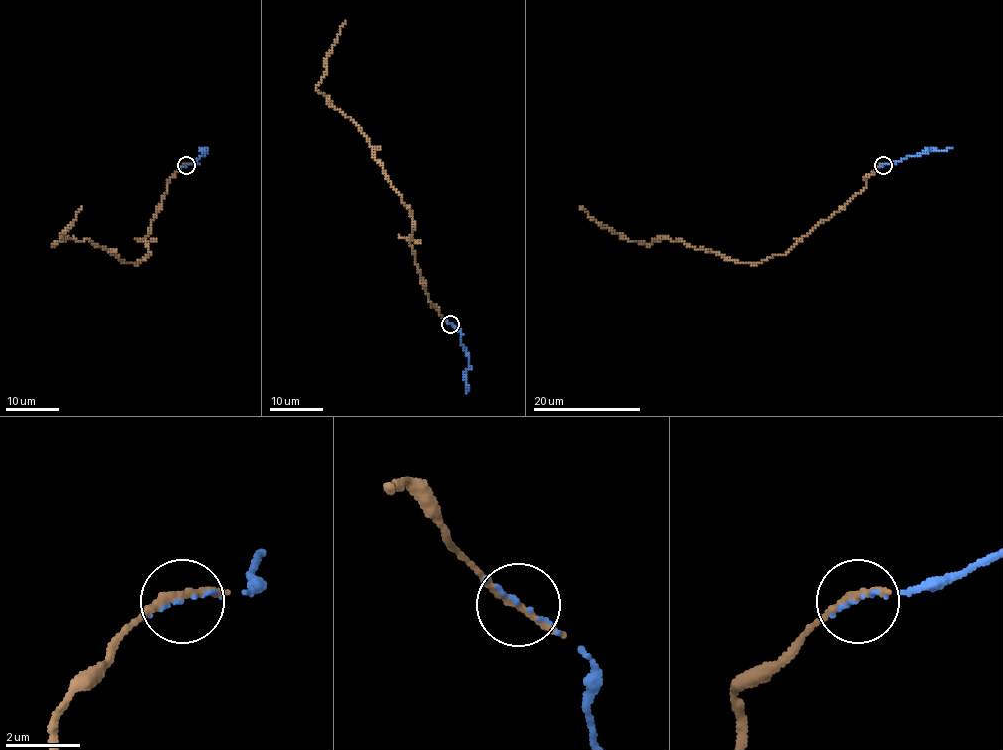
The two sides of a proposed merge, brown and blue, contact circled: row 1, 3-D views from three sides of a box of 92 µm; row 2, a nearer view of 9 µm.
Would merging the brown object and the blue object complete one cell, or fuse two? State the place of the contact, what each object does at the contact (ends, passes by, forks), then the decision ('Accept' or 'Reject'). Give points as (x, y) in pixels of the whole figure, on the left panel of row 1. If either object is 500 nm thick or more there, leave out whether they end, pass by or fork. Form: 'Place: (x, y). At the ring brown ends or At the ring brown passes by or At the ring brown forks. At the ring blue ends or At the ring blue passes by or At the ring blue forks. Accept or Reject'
Place: (186, 165). At the ring brown passes by. At the ring blue passes by. Accept

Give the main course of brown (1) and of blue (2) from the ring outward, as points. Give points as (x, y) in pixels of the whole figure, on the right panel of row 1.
1: (883, 166), (785, 254), (760, 263), (738, 263), (680, 239), (629, 239), (579, 207)
2: (883, 166), (931, 150), (951, 148)

